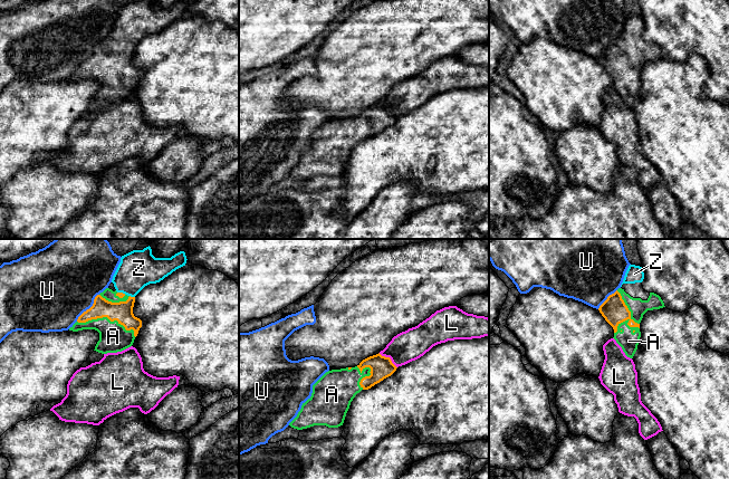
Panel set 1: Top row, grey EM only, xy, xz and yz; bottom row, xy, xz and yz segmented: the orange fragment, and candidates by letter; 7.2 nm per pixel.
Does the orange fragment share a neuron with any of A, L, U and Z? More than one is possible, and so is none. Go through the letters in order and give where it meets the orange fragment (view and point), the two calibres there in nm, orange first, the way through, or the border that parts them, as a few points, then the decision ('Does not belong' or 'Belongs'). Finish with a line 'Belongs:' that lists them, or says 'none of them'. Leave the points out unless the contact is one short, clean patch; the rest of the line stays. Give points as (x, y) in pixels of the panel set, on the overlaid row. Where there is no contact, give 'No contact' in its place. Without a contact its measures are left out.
A: Touches orange at yz (630, 313). Thickness 180 nm (orange) against 140 nm. Belongs
L: Touches orange at xz (389, 357). Thickness 160 nm (orange) against 220 nm. Does not belong
U: Touches orange at xy (89, 308). Thickness 150 nm (orange) against 480 nm. Does not belong
Z: Touches orange at xy (132, 297). Thickness 150 nm (orange) against 280 nm. Belongs
Belongs: A, Z

